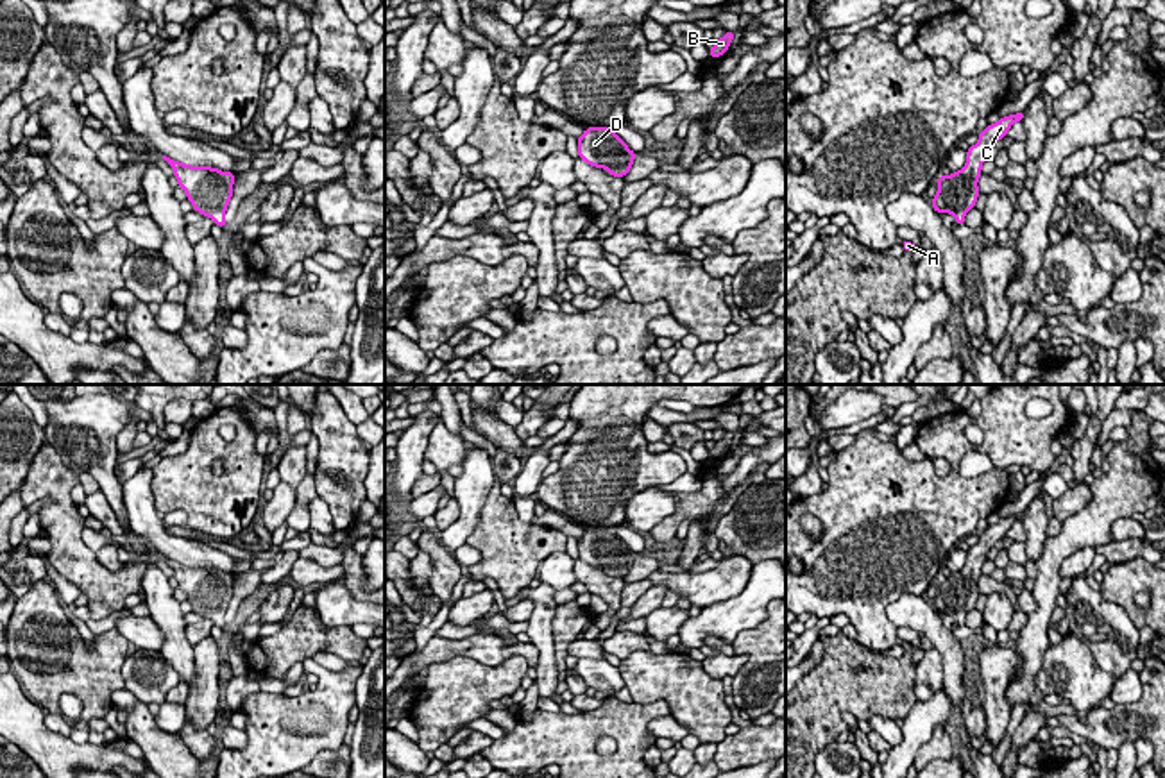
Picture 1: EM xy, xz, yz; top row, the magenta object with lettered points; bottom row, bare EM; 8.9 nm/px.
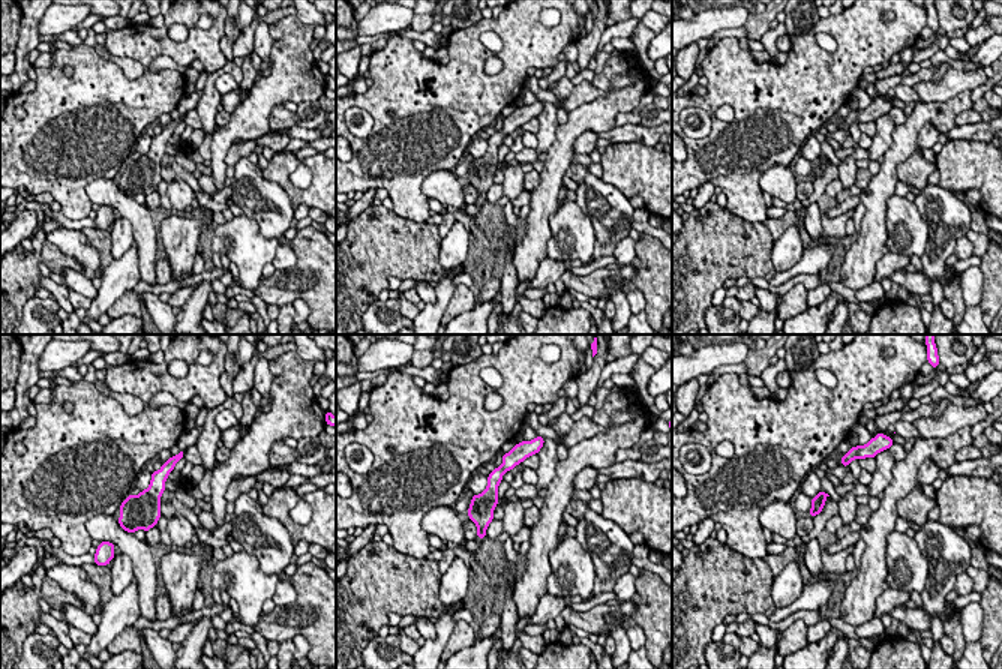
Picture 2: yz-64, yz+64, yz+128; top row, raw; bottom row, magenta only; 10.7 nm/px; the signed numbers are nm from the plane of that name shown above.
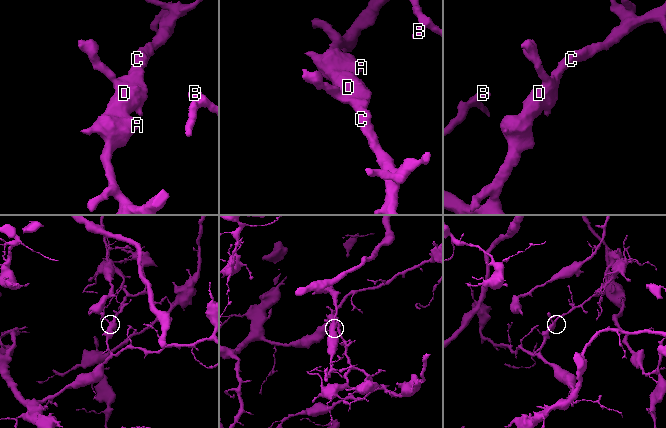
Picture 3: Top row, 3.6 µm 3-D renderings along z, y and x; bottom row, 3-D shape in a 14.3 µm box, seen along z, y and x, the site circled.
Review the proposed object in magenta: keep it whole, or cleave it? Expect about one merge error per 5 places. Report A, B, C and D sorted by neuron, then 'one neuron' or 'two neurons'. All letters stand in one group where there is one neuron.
groups A B C D; one neuron

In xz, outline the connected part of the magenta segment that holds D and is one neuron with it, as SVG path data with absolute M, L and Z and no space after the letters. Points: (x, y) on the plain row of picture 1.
M589 528L576 544L582 562L596 569L605 569L614 578L625 578L637 556L614 533L614 528Z

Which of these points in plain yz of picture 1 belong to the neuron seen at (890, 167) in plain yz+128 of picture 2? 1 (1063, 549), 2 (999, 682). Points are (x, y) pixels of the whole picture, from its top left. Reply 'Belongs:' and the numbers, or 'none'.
Belongs: 1

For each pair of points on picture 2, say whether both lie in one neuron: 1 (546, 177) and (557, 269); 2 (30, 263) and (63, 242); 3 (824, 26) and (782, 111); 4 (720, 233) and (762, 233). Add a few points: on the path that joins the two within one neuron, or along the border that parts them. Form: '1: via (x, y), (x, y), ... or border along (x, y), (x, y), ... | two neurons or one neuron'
1: border along (546, 255), (531, 282) | two neurons
2: border along (47, 233), (81, 272) | two neurons
3: via (806, 44), (804, 89) | one neuron
4: via (731, 240), (752, 240) | one neuron

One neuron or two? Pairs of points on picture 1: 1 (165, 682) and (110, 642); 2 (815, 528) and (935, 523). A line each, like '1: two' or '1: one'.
1: two
2: two

